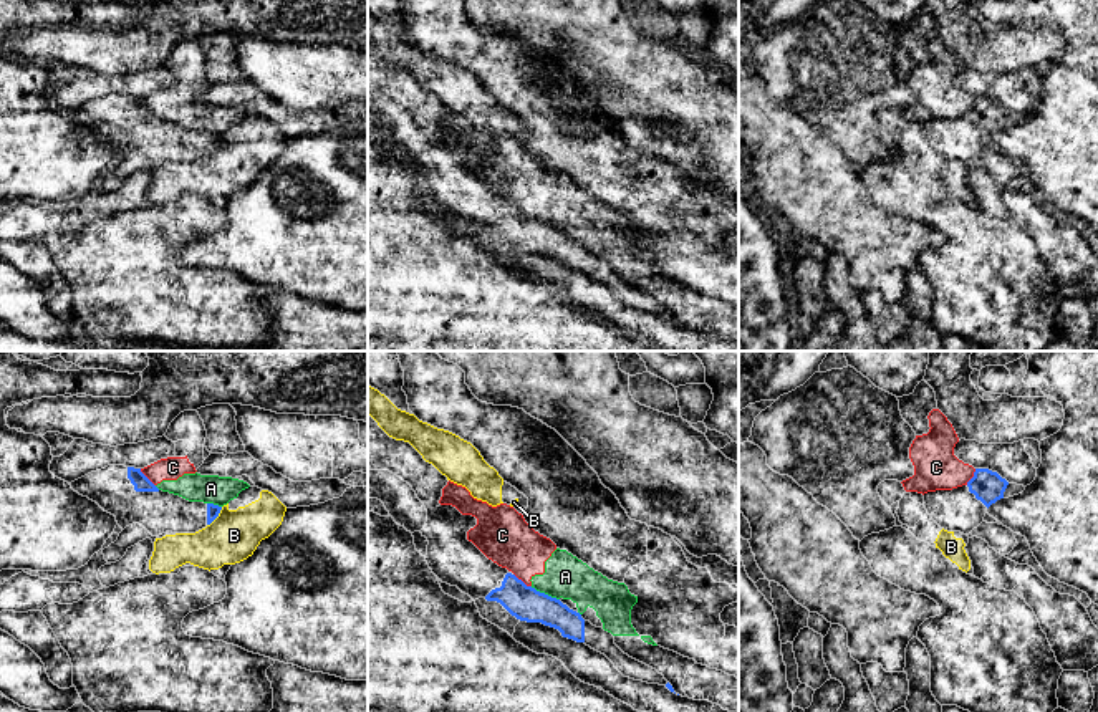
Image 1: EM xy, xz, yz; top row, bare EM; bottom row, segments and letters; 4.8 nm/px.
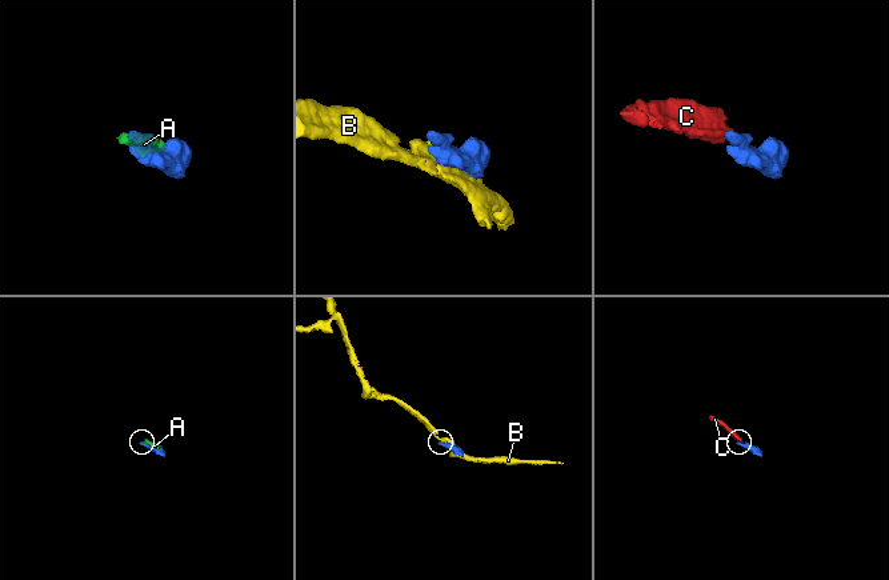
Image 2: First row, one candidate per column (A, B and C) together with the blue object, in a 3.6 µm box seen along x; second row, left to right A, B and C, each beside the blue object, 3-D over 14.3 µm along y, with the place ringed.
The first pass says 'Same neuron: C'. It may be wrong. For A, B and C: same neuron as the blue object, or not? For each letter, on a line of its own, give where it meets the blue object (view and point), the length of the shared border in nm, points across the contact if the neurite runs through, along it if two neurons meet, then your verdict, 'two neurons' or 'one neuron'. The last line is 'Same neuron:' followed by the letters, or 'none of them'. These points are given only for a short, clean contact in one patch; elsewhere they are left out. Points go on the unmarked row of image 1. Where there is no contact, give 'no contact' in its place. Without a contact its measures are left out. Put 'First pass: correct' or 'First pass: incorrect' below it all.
A: contact xz (544, 222); length 160 nm; two neurons
B: contact xy (216, 146); length 120 nm; two neurons
C: contact xz (520, 209); length 110 nm; border xz (514, 202), (530, 216); two neurons
Same neuron: none of them
First pass: incorrect

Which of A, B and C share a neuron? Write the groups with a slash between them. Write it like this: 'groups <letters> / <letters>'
groups A C / B

